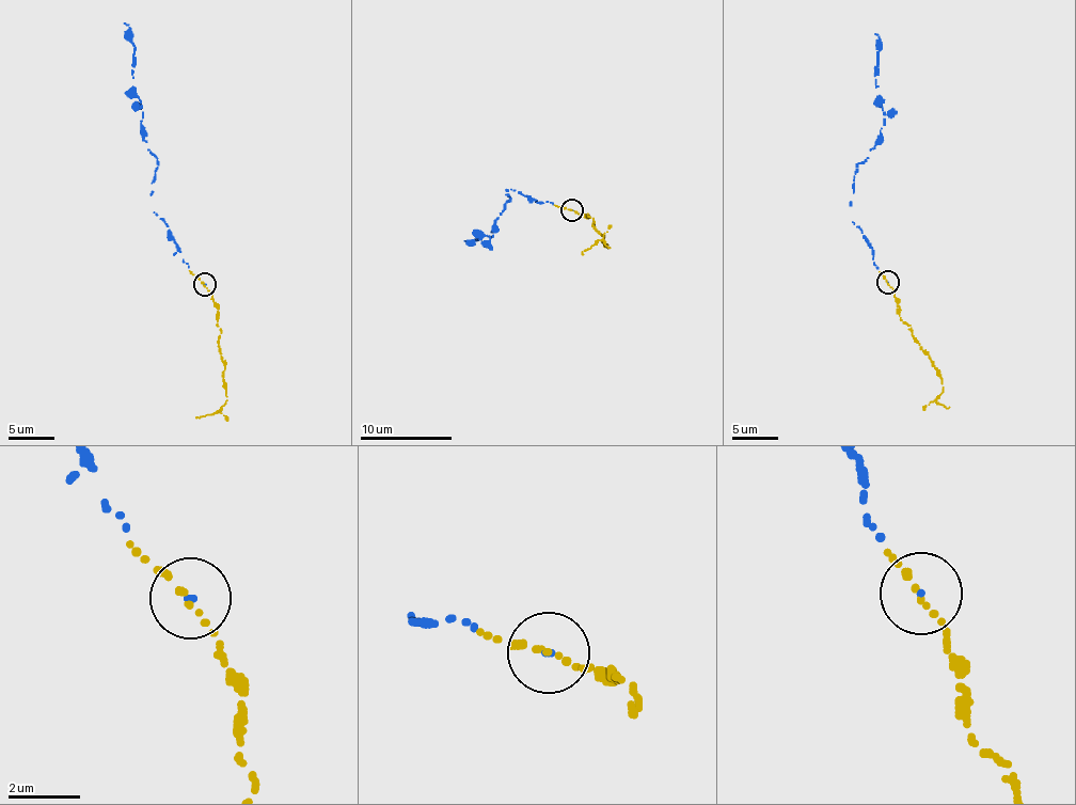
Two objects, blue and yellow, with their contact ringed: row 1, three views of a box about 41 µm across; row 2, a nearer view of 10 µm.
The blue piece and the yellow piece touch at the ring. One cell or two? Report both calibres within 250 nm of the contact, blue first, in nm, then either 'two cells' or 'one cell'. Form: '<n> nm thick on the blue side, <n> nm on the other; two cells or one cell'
90 nm thick on the blue side, 110 nm on the other; one cell

